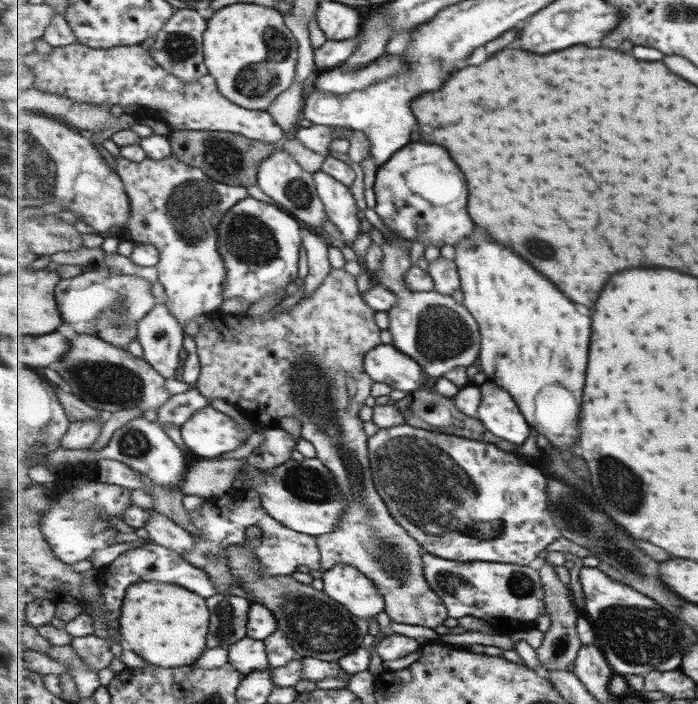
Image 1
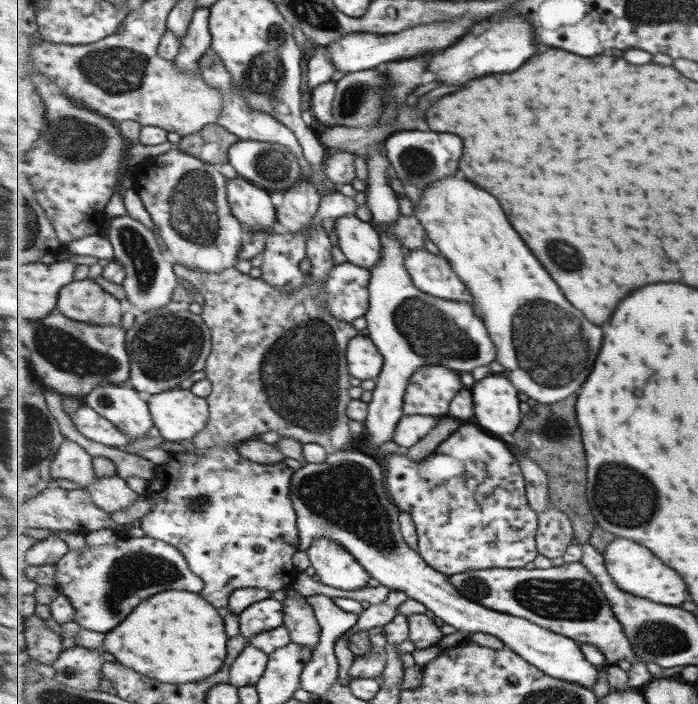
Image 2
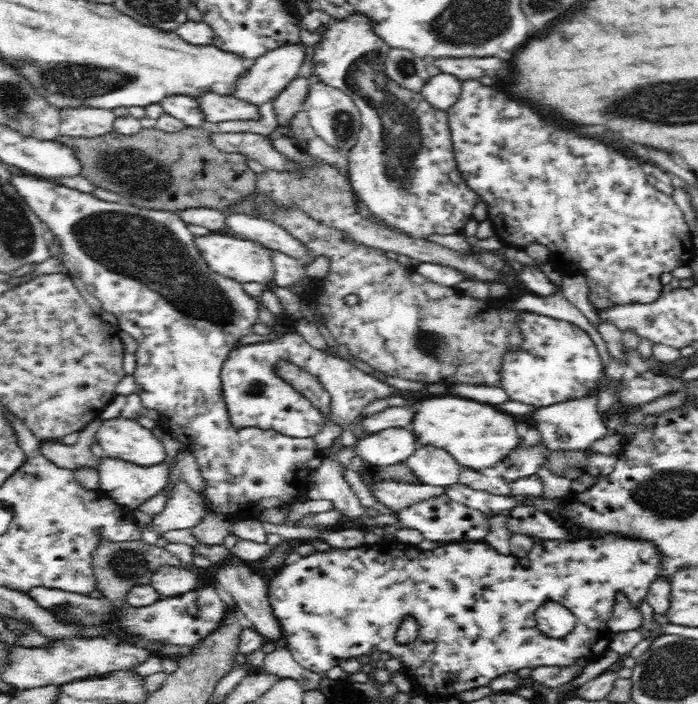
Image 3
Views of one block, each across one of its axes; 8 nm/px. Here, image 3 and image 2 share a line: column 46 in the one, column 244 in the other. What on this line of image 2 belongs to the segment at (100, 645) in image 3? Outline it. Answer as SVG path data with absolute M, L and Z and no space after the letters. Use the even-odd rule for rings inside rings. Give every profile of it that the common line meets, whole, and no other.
M247 642L235 663L231 665L229 684L241 688L247 685L256 685L265 674L270 656L259 650L253 643Z

